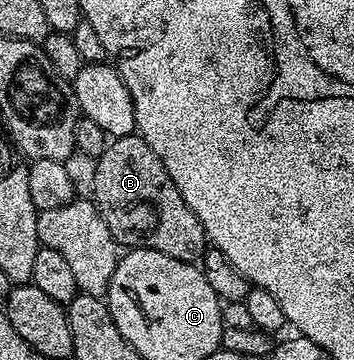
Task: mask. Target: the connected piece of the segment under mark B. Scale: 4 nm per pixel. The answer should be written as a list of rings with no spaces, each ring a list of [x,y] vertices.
[[[134,132],[122,138],[112,139],[96,159],[97,167],[93,170],[92,201],[97,211],[103,216],[107,228],[111,228],[111,236],[121,248],[151,248],[155,252],[163,252],[163,256],[171,256],[175,260],[196,263],[207,249],[207,239],[203,224],[199,224],[199,216],[187,208],[187,200],[175,188],[175,180],[163,168],[163,160],[151,152],[151,144]]]

